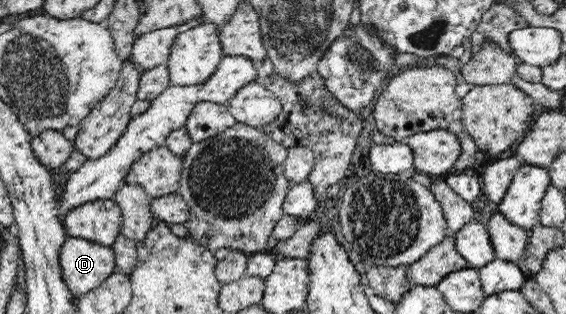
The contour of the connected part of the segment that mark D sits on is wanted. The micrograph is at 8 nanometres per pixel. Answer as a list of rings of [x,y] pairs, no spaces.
[[[69,237],[60,253],[64,279],[74,298],[93,290],[117,271],[112,246]]]

